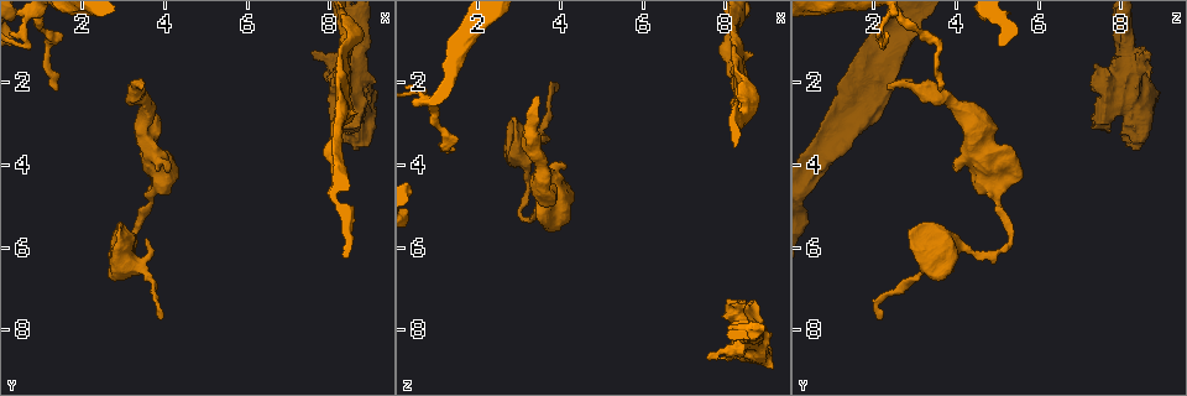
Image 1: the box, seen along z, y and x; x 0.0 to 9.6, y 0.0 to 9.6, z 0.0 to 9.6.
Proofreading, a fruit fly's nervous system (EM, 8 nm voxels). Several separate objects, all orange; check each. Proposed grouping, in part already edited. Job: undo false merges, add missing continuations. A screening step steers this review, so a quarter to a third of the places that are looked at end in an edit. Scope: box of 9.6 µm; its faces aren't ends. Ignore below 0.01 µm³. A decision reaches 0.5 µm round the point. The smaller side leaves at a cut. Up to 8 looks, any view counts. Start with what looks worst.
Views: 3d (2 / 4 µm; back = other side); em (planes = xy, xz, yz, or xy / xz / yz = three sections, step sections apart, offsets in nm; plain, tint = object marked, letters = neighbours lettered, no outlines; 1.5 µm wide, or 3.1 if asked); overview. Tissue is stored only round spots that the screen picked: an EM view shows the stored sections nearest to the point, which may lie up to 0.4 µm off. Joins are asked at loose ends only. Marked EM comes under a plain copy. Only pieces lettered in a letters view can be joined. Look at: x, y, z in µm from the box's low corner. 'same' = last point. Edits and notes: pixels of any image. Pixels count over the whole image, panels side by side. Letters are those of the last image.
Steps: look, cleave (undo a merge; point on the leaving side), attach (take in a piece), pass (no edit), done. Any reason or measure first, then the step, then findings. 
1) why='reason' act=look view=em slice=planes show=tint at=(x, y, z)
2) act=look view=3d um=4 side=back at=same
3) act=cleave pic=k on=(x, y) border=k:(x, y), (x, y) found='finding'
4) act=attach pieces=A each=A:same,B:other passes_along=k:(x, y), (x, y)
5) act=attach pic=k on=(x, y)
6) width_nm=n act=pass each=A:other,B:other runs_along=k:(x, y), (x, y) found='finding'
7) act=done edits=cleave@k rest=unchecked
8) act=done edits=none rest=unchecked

why='end of a long branch' act=look view=3d um=2 at=(3.40, 2.15, 2.35)

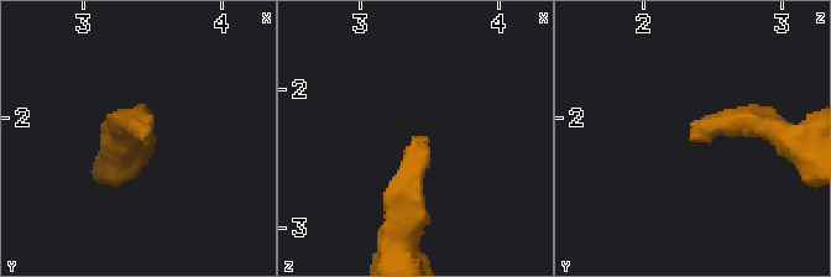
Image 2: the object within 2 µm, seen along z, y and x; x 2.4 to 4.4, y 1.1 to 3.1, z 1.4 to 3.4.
act=look view=em slice=xy step=8 show=letters at=(3.42, 2.12, 2.34)

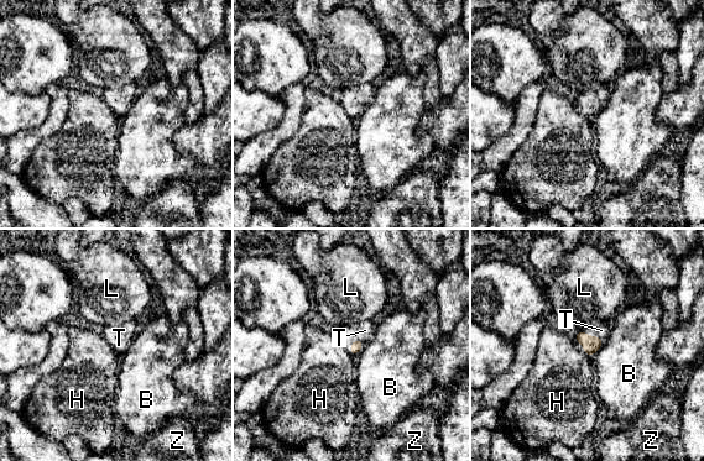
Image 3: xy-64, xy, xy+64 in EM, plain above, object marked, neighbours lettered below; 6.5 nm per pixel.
act=look view=em slice=planes show=letters at=same

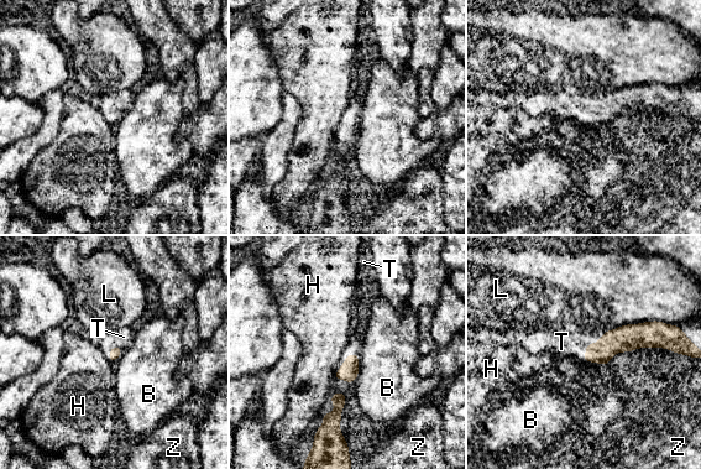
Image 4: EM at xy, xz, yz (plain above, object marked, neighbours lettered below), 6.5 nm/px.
act=attach pieces=T each=B:other,H:other,L:other,T:same,Z:other passes_along=4:(624, 338), (587, 343), (561, 342) found='it goes on there'

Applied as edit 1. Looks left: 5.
act=look view=overview

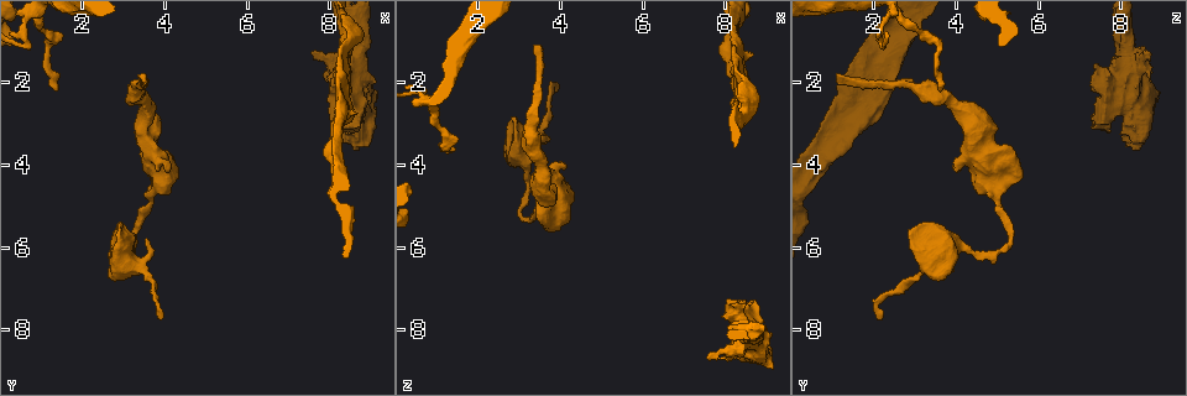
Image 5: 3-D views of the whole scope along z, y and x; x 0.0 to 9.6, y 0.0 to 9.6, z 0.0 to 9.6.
why='an open end' act=look view=3d um=2 at=(8.90, 3.55, 8.15)

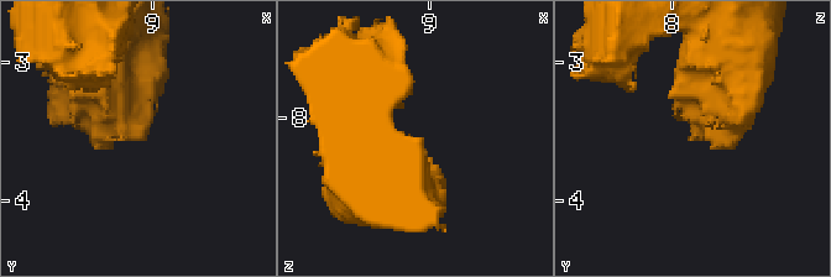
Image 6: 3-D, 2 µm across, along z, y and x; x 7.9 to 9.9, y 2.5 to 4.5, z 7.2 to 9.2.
act=look view=em slice=yz step=4 show=letters at=(8.96, 3.54, 8.18)

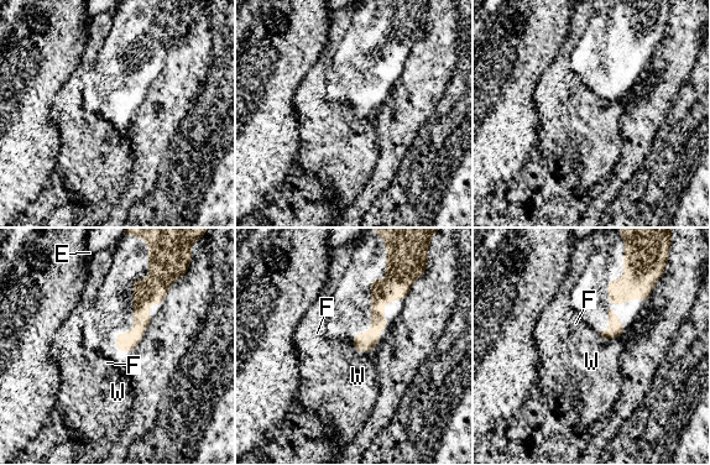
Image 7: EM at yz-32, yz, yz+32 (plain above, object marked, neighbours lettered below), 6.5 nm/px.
act=pass each=E:other,F:other,W:other runs_along=7:(392, 283), (358, 348) found='no lettered piece goes on from it'

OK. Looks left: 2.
why='sharp bend' act=look view=3d um=4 side=back at=(0.60, 0.65, 2.20)

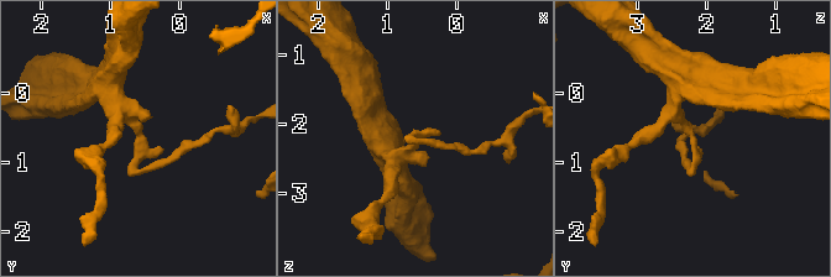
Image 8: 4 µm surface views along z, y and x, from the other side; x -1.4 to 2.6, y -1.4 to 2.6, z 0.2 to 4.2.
act=look view=em slice=planes show=letters at=(0.60, 0.65, 2.15)

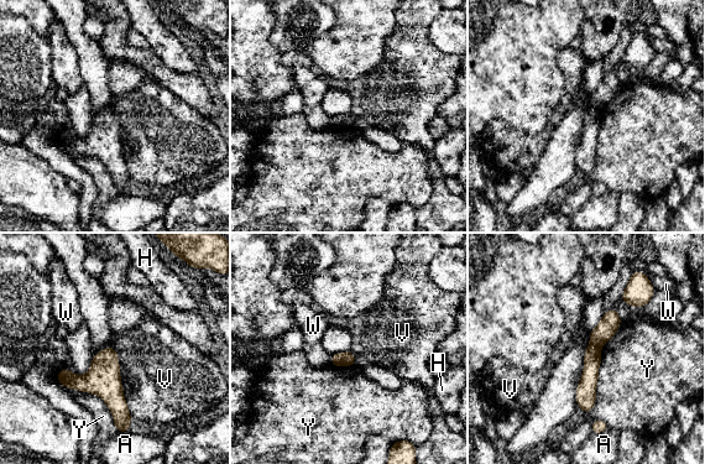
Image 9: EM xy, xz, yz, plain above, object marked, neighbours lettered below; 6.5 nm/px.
width_nm=100 longest_contact=Y:650nm act=cleave pic=9 on=(589, 379) each=A:other,H:other,V:other,W:other,Y:other found='two neurons meet here'

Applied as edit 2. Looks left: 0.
act=done edits=attach@4,cleave@9 rest=unchecked

